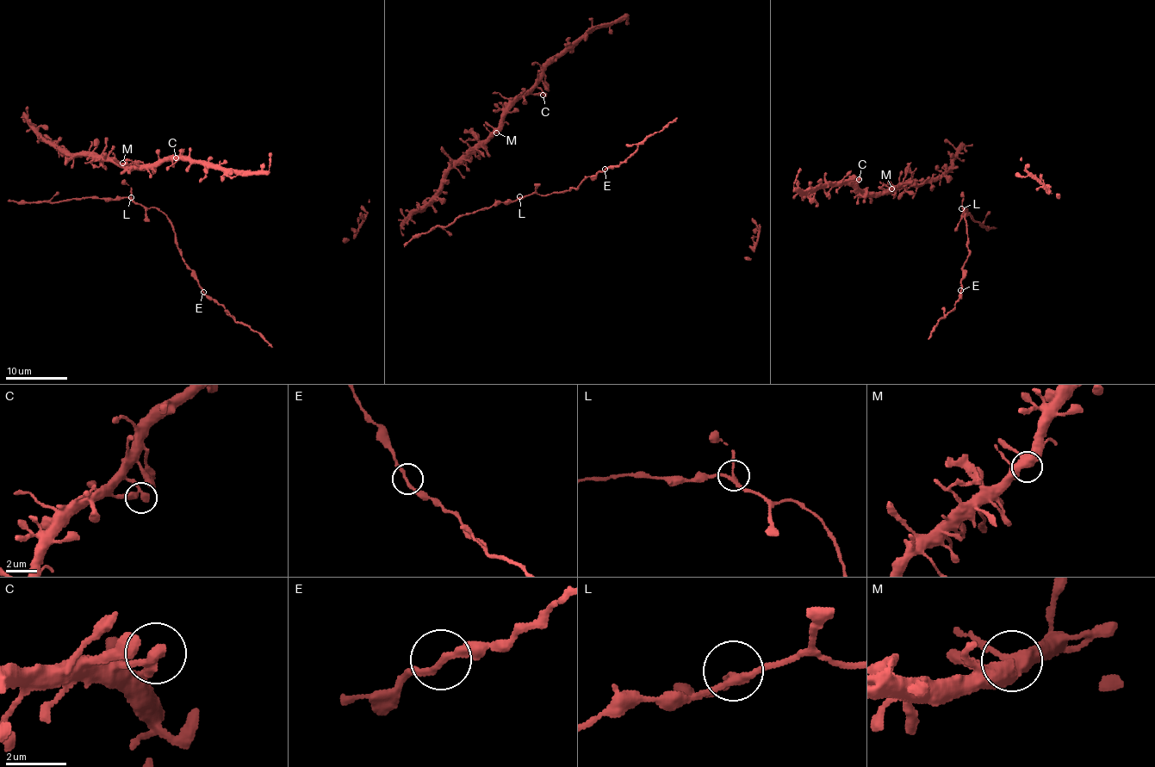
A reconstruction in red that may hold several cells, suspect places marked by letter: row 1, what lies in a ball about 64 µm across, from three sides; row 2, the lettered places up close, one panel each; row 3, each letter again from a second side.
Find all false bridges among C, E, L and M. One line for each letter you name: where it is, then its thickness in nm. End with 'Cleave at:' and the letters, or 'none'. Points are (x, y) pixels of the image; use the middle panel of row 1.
Cleave at: none

